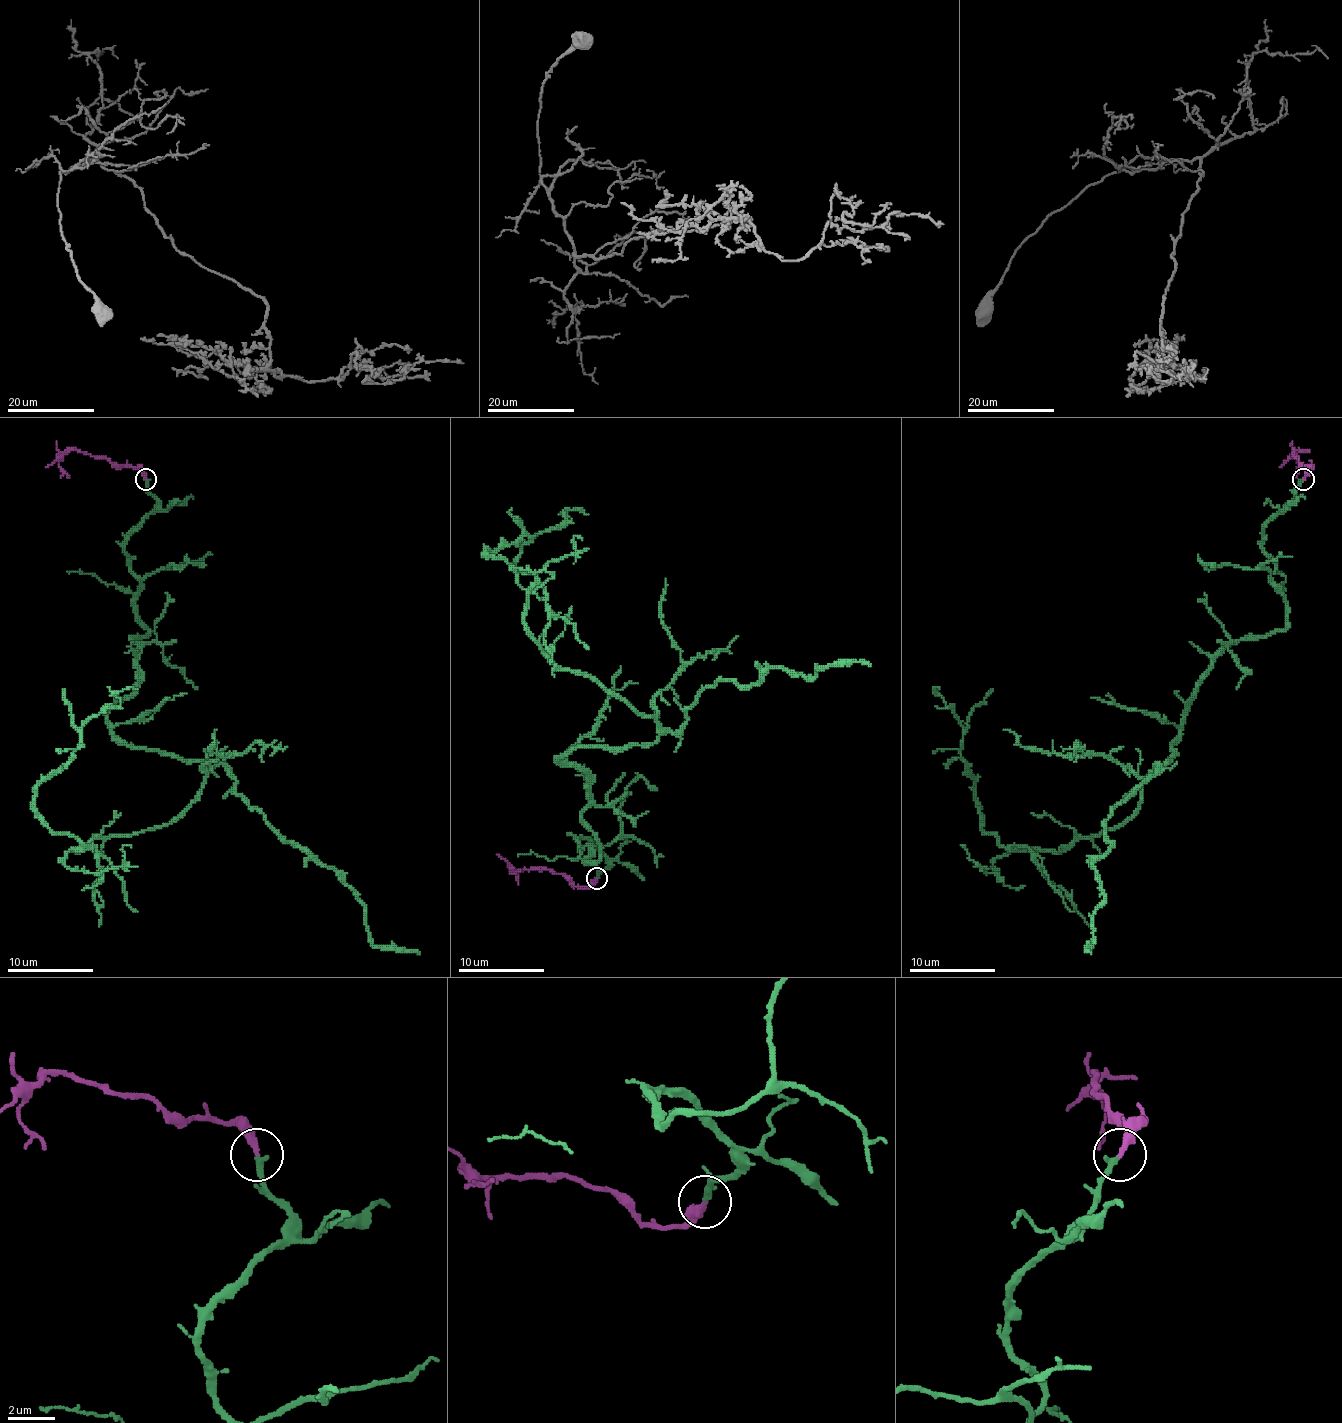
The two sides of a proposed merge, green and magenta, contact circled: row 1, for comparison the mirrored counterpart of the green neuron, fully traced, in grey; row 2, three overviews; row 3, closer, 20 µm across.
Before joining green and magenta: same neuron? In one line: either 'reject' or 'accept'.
accept

